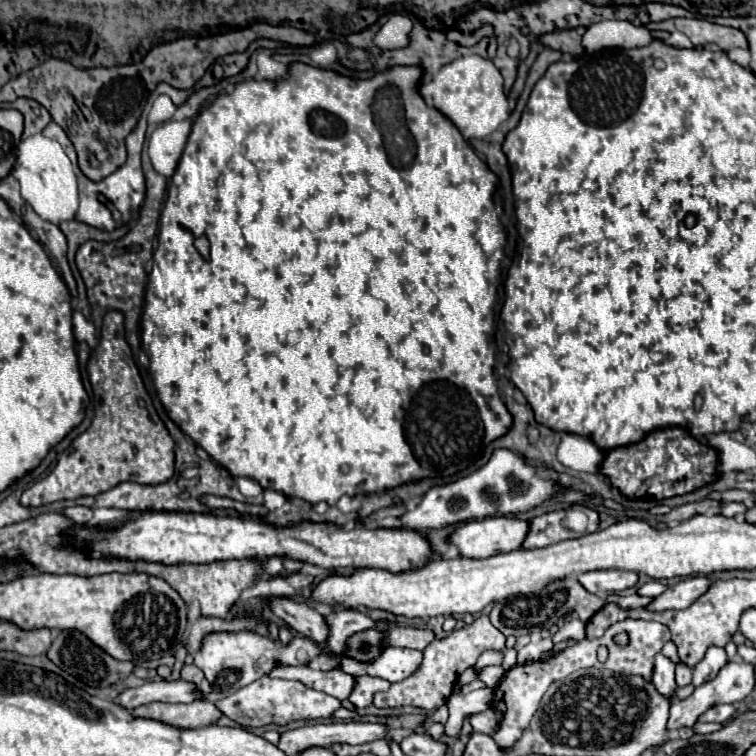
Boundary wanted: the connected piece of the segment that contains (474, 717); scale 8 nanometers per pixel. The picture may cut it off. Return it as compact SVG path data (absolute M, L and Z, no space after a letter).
M488 708L486 712L472 714L470 715L470 724L473 729L480 729L480 733L493 735L498 728L498 712L494 708Z

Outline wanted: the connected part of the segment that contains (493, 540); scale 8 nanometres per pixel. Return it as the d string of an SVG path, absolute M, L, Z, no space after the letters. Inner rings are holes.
M508 516L464 522L454 528L448 542L468 558L490 558L496 552L518 550L528 532L528 522Z

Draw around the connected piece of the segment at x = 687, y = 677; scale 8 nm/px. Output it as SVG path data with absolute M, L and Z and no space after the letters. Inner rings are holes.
M684 662L676 664L676 684L678 686L686 686L692 682L692 668L686 666Z

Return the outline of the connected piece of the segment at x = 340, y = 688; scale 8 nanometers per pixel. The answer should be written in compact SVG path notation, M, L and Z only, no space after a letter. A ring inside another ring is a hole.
M282 666L270 672L270 676L284 678L284 680L298 680L308 688L320 690L338 700L346 700L352 692L352 676L342 670L312 670L308 666Z

